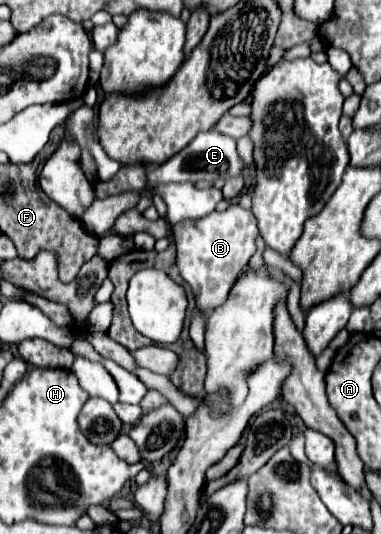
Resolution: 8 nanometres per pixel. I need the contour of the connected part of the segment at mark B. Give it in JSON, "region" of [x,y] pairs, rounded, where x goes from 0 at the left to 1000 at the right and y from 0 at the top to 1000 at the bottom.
{"region":[[[609,380],[593,395],[556,395],[520,414],[483,414],[451,429],[462,455],[462,500],[478,522],[504,537],[514,582],[551,590],[556,579],[598,560],[598,549],[630,507],[672,474],[672,448],[682,440],[661,395]]]}

